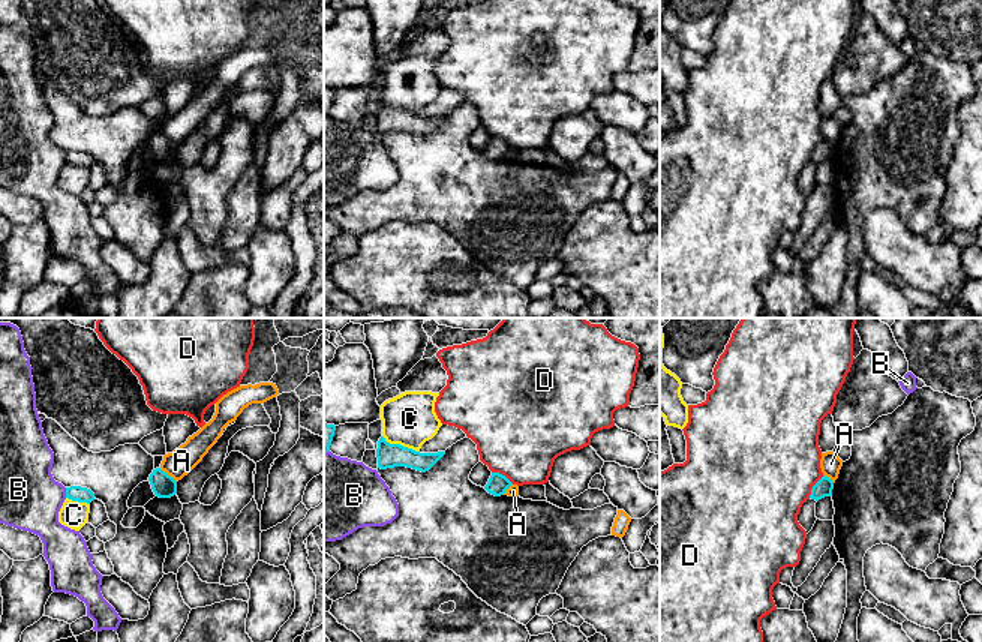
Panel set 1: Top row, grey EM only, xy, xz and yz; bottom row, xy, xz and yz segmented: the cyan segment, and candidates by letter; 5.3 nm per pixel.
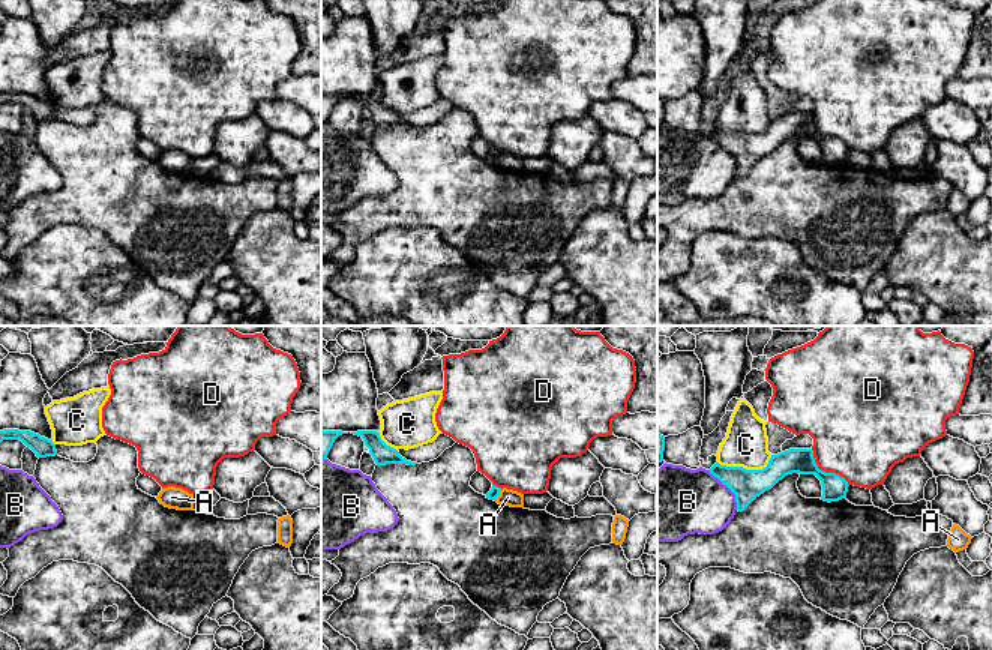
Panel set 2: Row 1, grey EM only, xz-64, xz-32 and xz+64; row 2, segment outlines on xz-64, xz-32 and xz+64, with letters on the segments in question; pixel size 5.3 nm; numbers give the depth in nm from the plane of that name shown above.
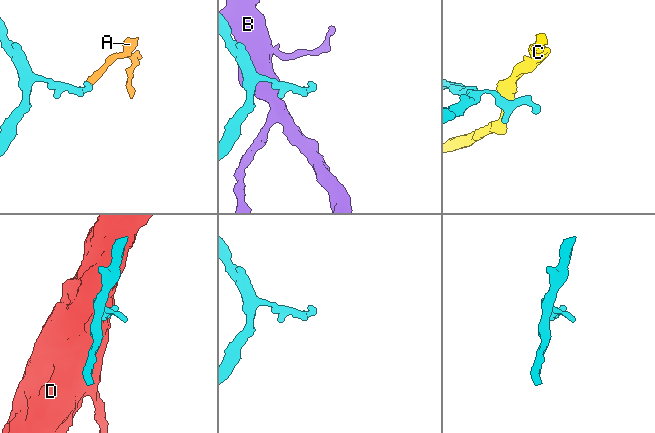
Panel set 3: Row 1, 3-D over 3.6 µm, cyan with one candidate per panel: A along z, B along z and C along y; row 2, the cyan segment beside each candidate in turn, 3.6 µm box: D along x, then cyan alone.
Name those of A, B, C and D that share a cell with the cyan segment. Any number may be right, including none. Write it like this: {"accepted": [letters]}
{"accepted": []}

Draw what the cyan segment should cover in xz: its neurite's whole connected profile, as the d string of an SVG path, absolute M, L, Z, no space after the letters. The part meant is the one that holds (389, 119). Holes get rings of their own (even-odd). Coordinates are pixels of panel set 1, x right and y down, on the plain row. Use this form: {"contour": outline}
{"contour": "M384 100L378 105L376 122L378 132L387 134L394 130L406 130L421 136L429 135L445 116L420 117L400 108L390 108Z"}

